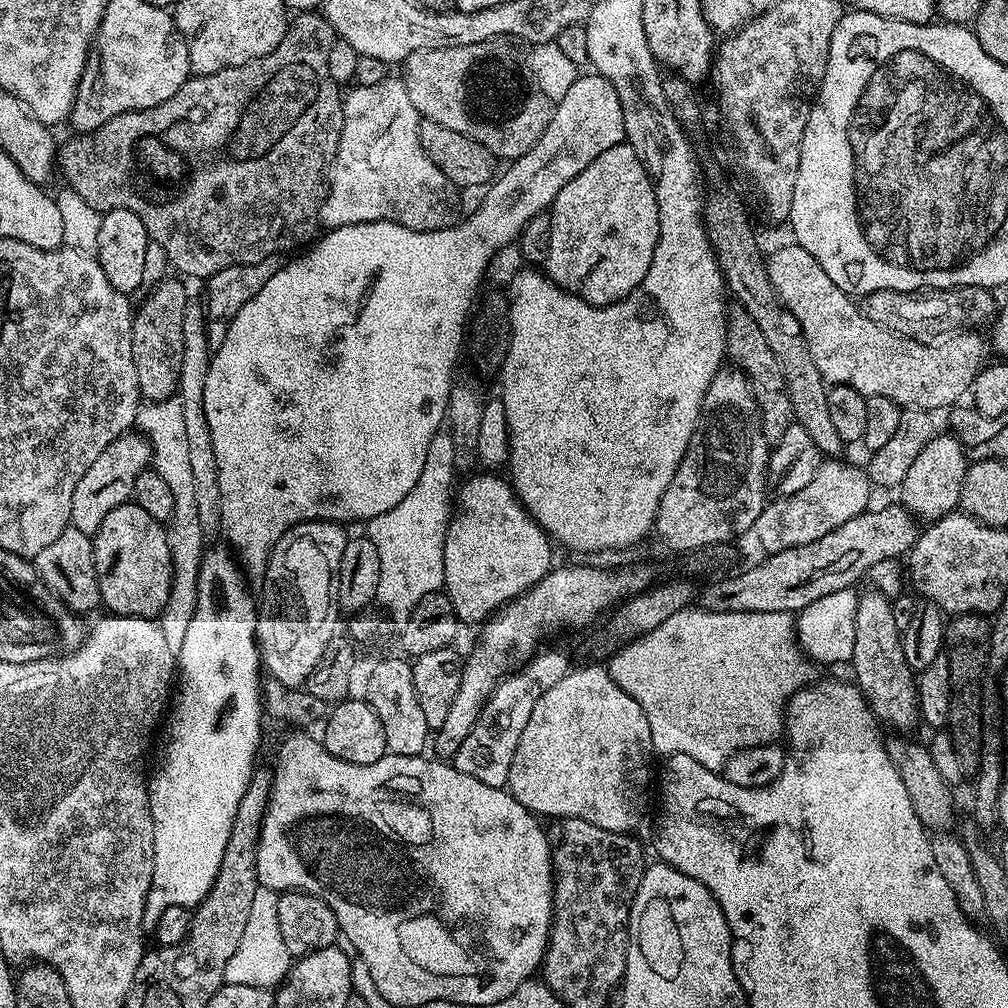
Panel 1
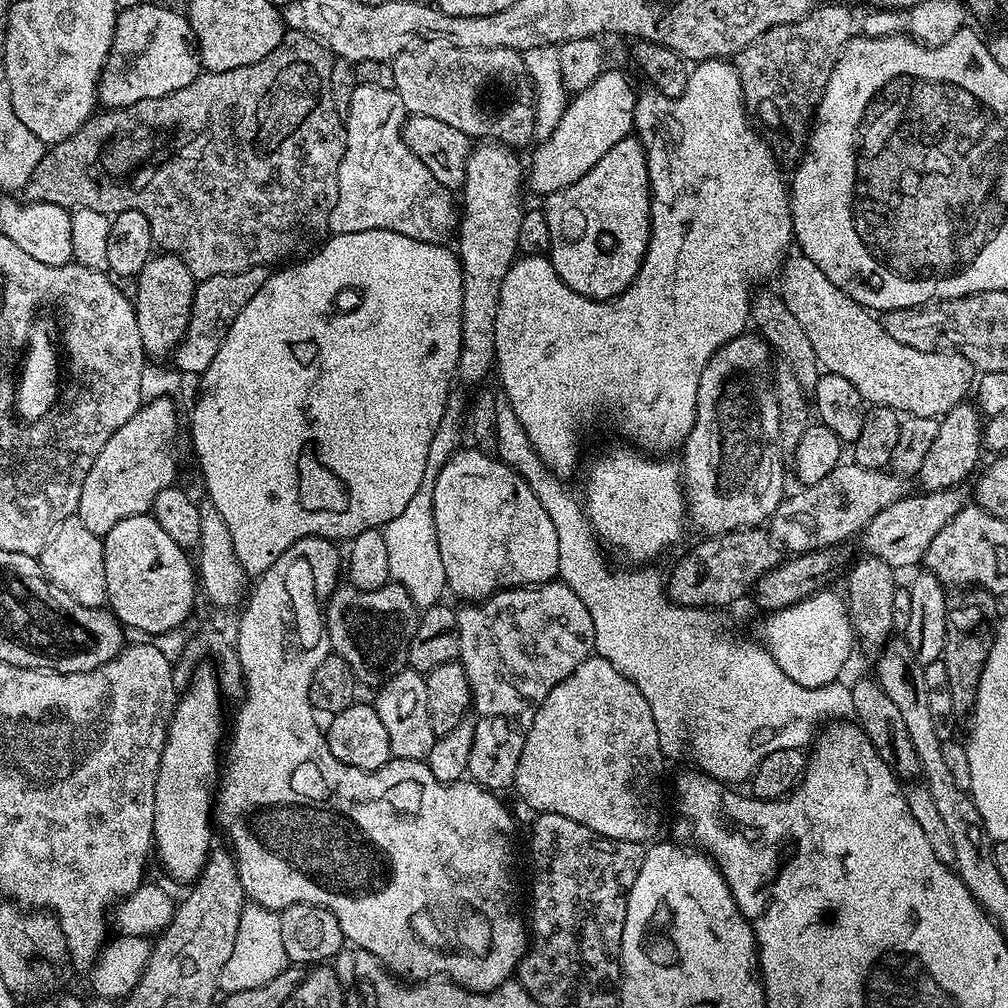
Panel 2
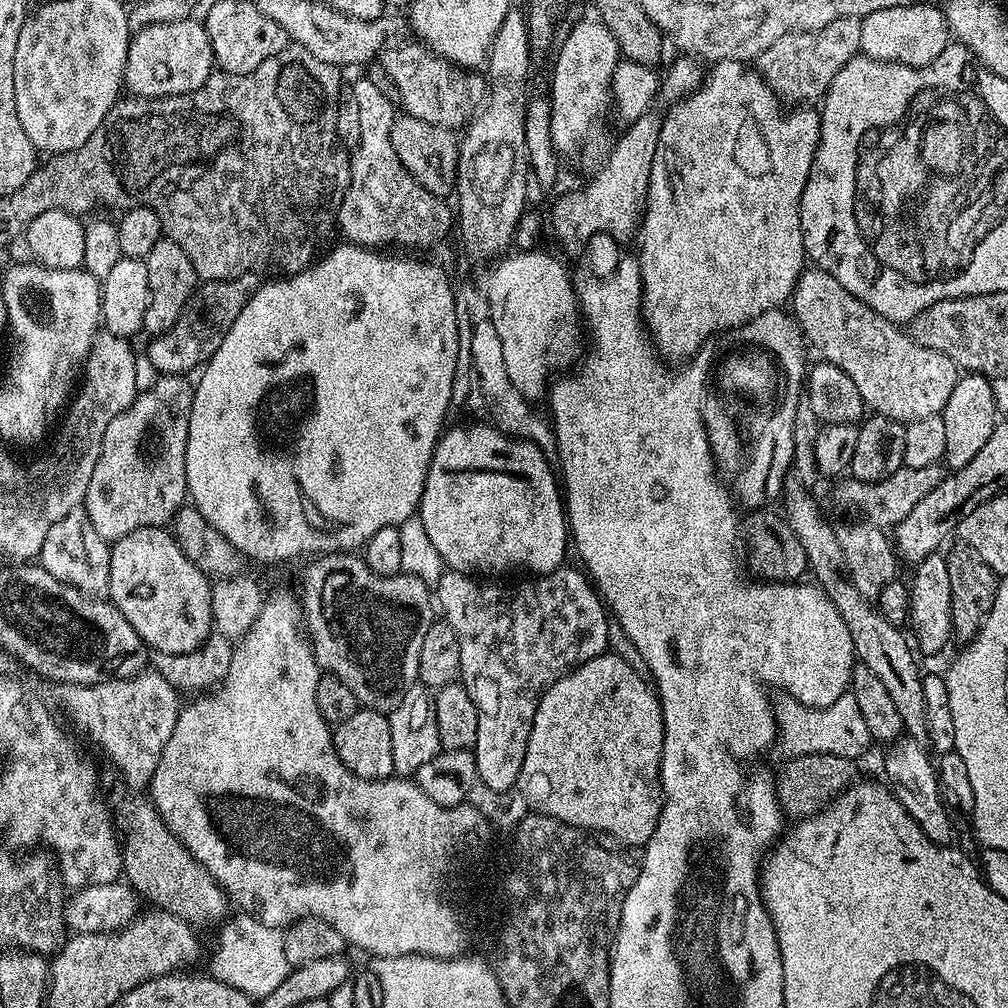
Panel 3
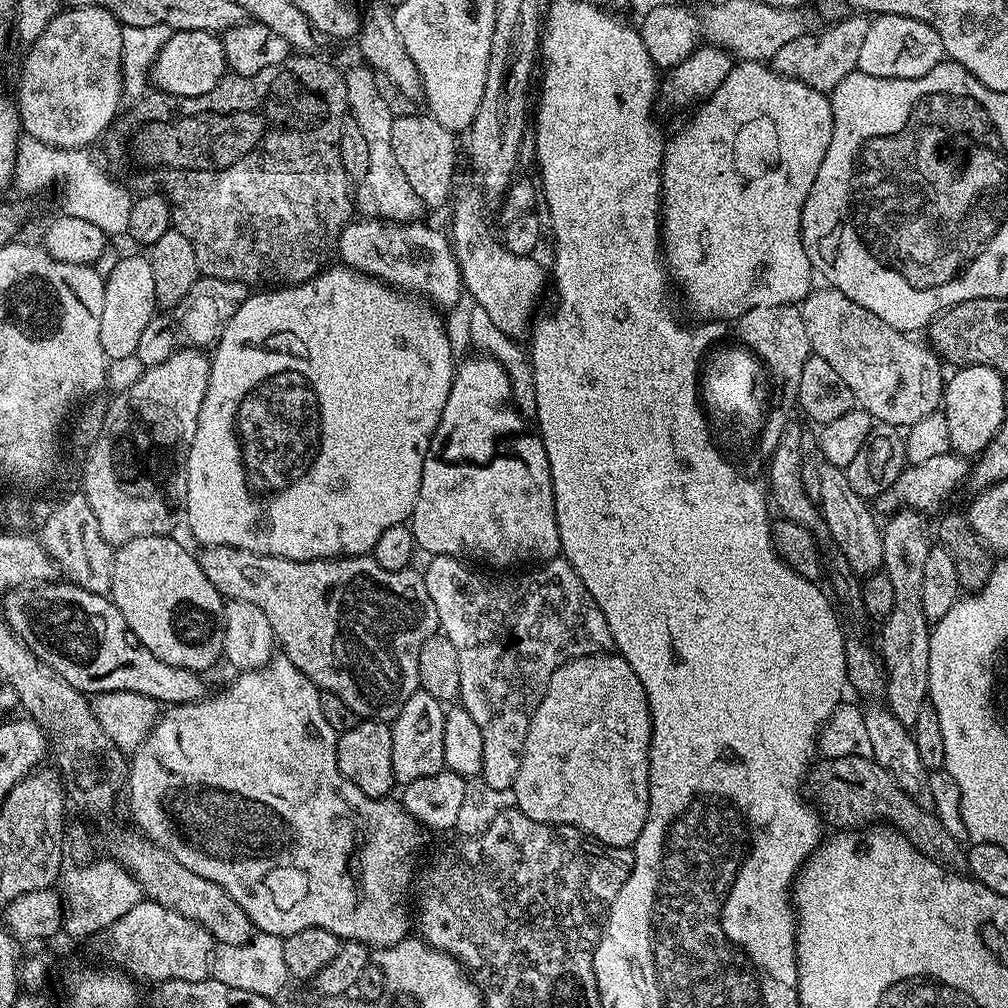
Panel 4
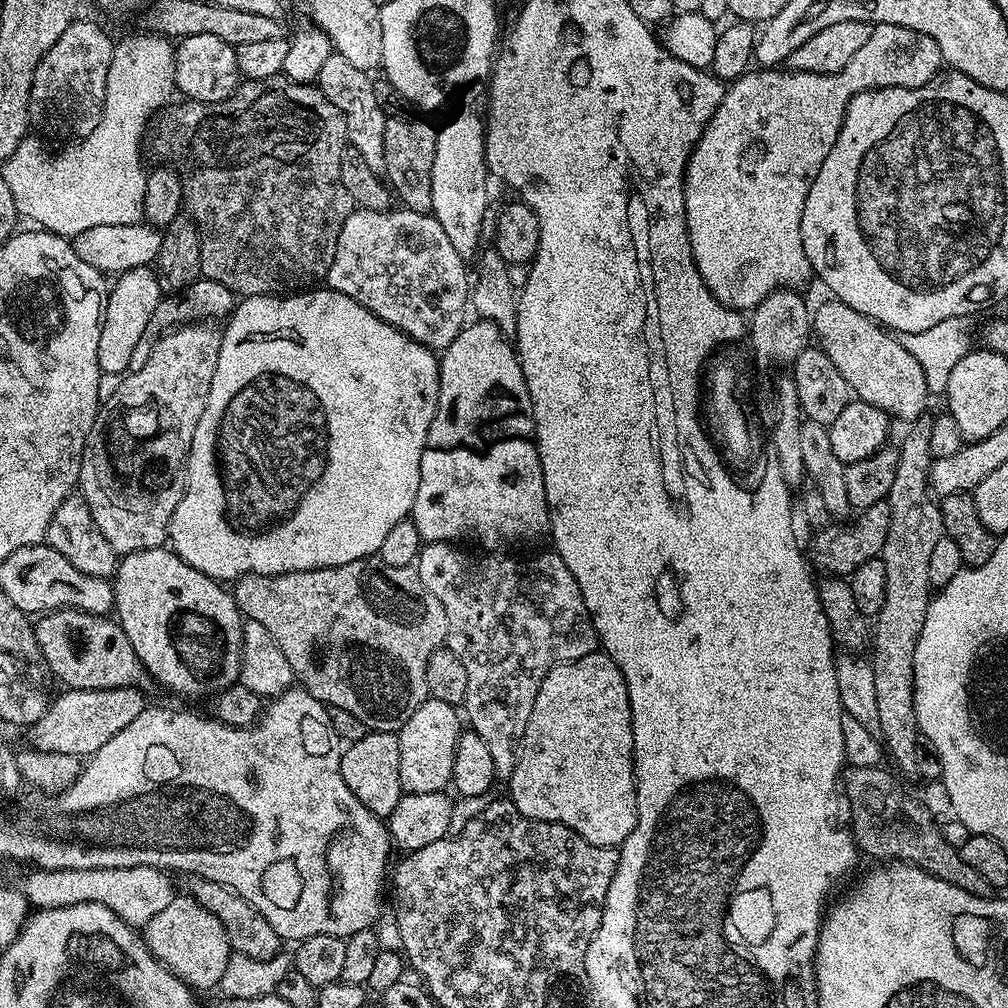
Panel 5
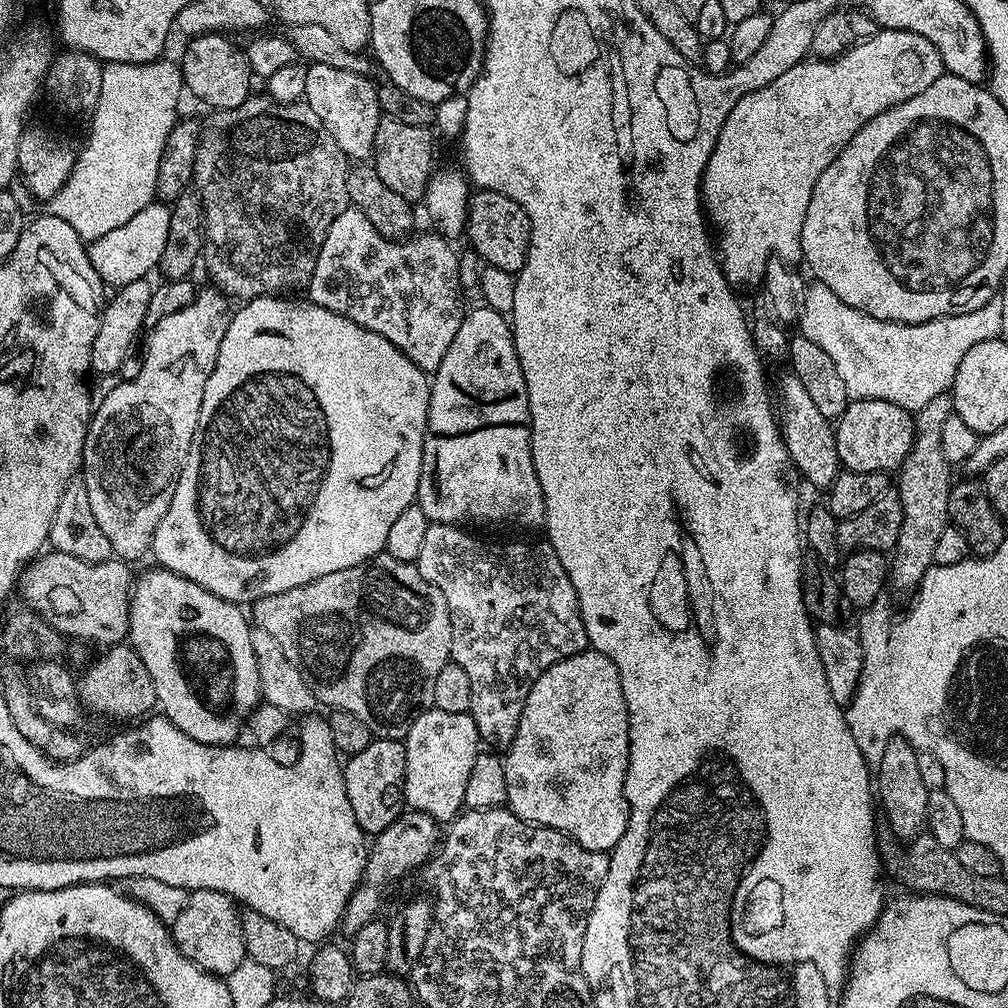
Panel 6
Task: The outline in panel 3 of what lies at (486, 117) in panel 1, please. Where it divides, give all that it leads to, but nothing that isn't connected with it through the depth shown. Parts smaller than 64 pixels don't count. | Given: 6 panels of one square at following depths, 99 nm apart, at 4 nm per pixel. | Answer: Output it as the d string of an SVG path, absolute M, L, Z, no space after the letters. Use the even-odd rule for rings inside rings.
M413 42L413 44L392 44L381 51L378 62L394 78L394 86L398 86L400 104L403 111L414 118L422 118L422 122L437 124L443 128L460 130L465 127L467 121L476 115L478 109L486 99L486 80L479 71L465 70L457 68L449 60L444 60L440 56L434 56L423 44Z

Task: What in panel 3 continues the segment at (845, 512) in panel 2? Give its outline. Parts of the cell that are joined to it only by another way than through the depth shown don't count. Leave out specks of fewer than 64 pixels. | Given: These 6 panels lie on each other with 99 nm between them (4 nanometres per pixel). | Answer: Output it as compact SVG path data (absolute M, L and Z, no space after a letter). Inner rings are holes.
M940 464L918 466L917 468L903 467L894 474L890 474L890 478L882 478L882 482L873 484L844 478L837 483L841 484L836 488L836 504L840 508L852 512L848 514L855 514L870 524L876 524L878 527L888 530L898 522L902 522L902 518L906 518L906 514L910 514L910 510L914 510L914 506L918 506L918 502L922 502L922 498L926 498L926 494L930 494L930 490L934 490L934 486L938 486L938 482L942 478L940 470L942 470Z

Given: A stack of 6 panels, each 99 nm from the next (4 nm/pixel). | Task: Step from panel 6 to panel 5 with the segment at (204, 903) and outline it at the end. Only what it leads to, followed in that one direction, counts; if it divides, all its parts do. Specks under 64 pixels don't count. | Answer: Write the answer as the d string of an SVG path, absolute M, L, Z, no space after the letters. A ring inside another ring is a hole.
M176 894L160 914L143 926L142 935L144 945L152 951L154 958L189 988L203 994L207 988L221 987L223 976L228 972L228 959L234 956L226 926L222 926L222 922L218 922L218 918L214 918L214 914L210 914L210 910L193 896Z

